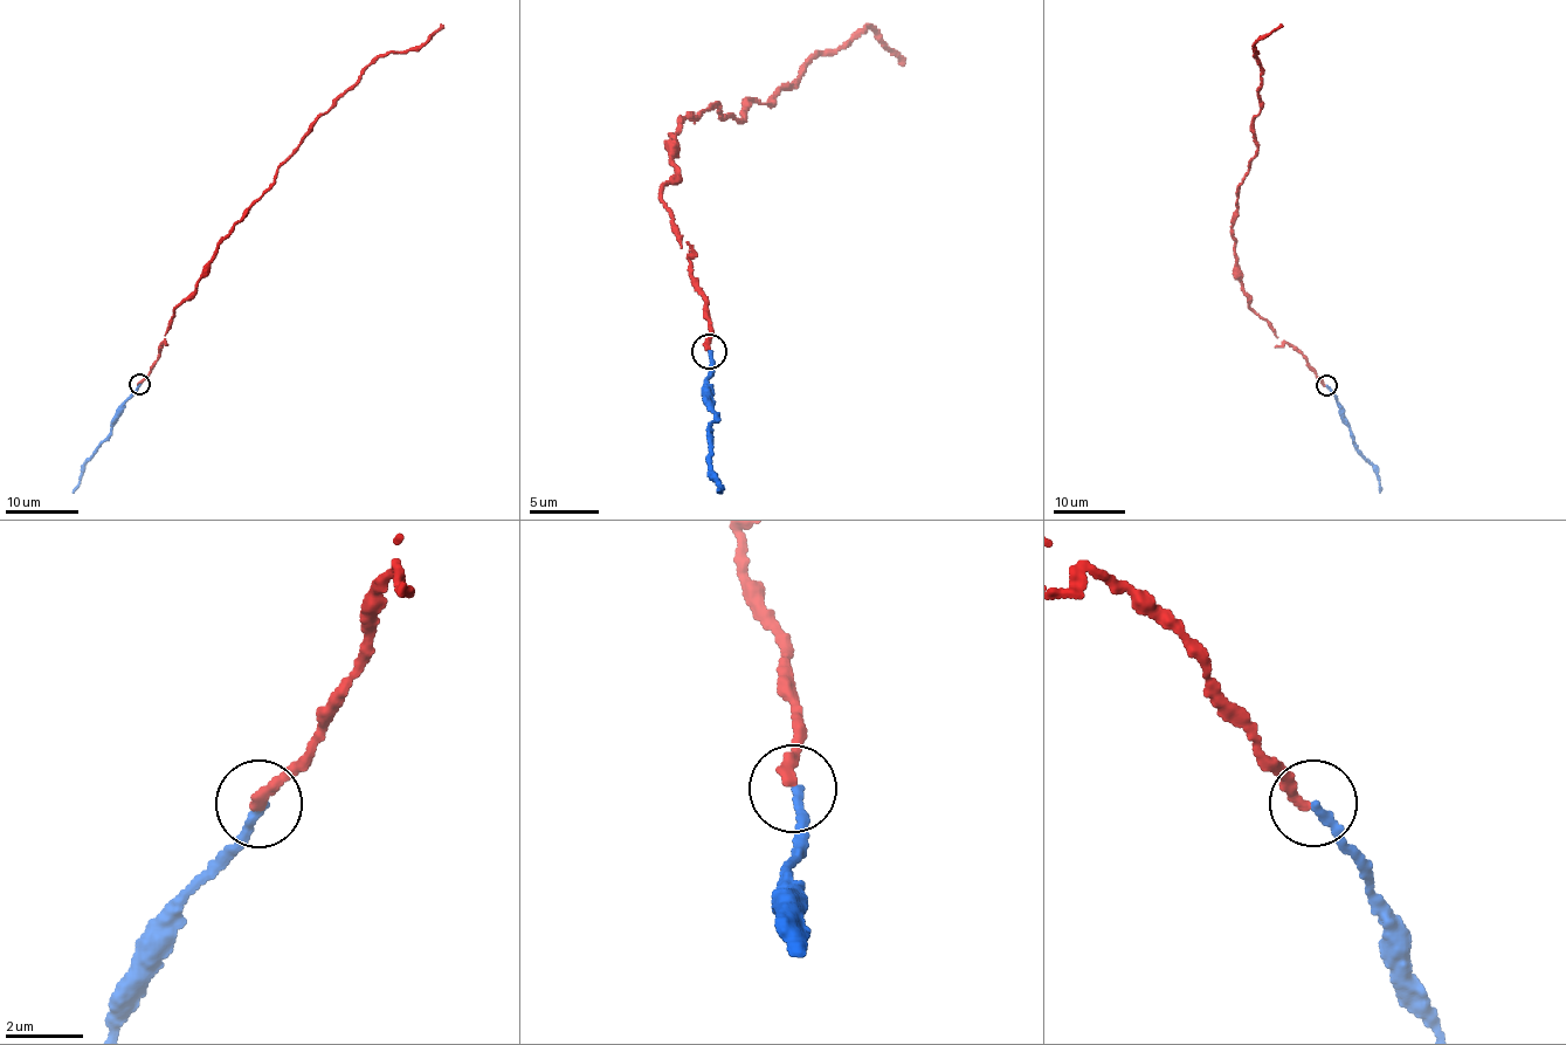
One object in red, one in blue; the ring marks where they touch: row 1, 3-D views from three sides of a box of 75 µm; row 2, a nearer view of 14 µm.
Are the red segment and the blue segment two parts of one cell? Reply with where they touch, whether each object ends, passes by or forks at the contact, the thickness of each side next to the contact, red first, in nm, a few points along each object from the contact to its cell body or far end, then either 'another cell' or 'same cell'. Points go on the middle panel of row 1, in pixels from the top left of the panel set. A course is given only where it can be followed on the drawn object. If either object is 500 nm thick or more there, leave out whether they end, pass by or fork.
at (709, 351); red ends there; blue ends there; 340 nm thick on the red side, 240 nm on the other; red runs (710, 349), (660, 196), (669, 136), (716, 104), (744, 119), (772, 104), (861, 32), (902, 64); blue runs (710, 352), (715, 362), (705, 379), (715, 419), (709, 435), (713, 473), (723, 486), (719, 489); same cell

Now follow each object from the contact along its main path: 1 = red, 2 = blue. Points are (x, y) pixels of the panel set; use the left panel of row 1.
1: (139, 385), (157, 359), (174, 307), (194, 293), (216, 247), (310, 125), (383, 55), (427, 42), (441, 25)
2: (139, 385), (137, 392), (125, 401), (107, 439), (83, 467), (74, 493)

